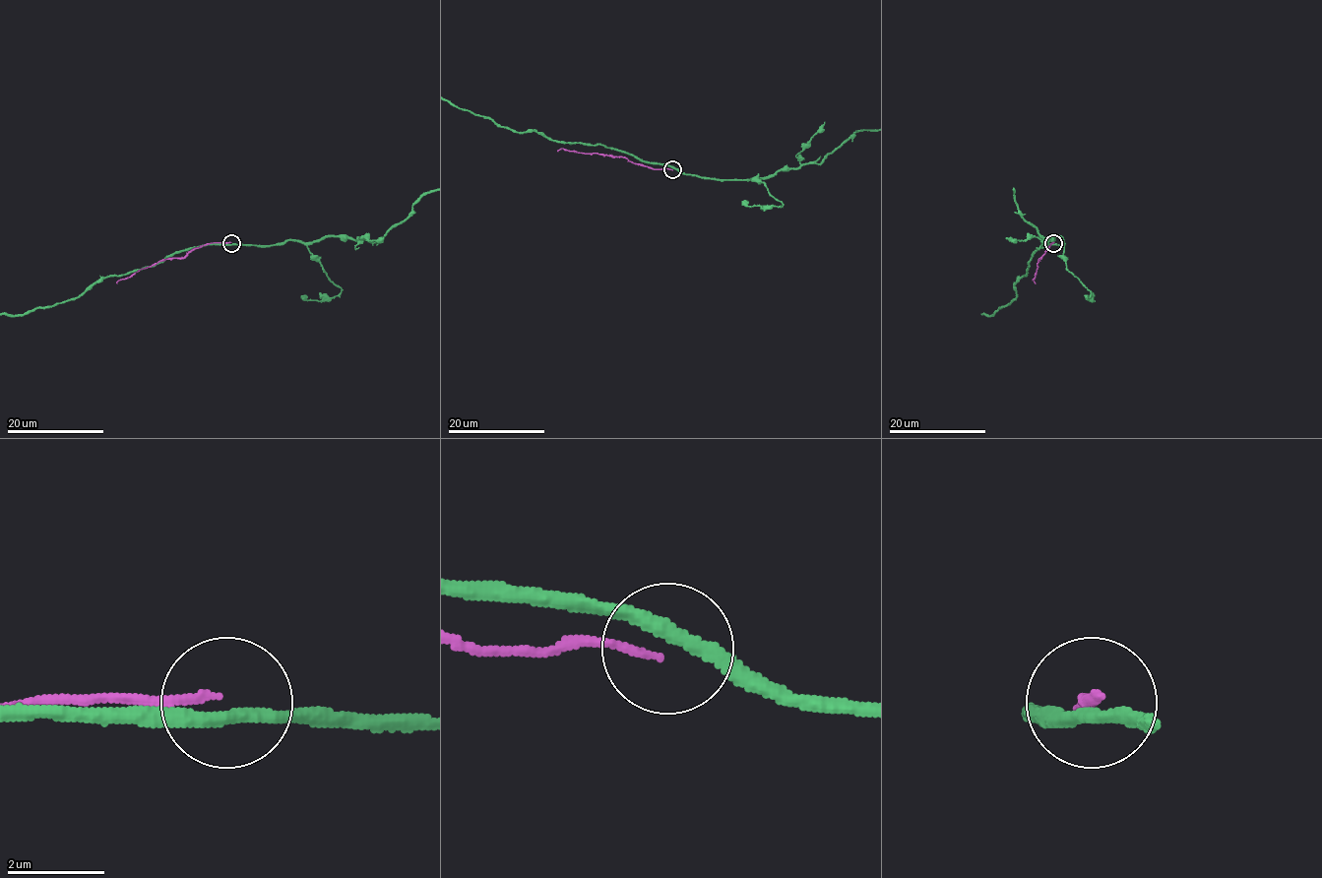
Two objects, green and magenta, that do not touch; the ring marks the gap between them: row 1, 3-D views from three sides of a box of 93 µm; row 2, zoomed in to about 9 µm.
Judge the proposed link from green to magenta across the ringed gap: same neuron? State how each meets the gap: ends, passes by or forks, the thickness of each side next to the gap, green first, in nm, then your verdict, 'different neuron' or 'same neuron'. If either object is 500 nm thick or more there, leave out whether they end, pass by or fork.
green passes by | magenta ends | 280/150 nm | different neuron

